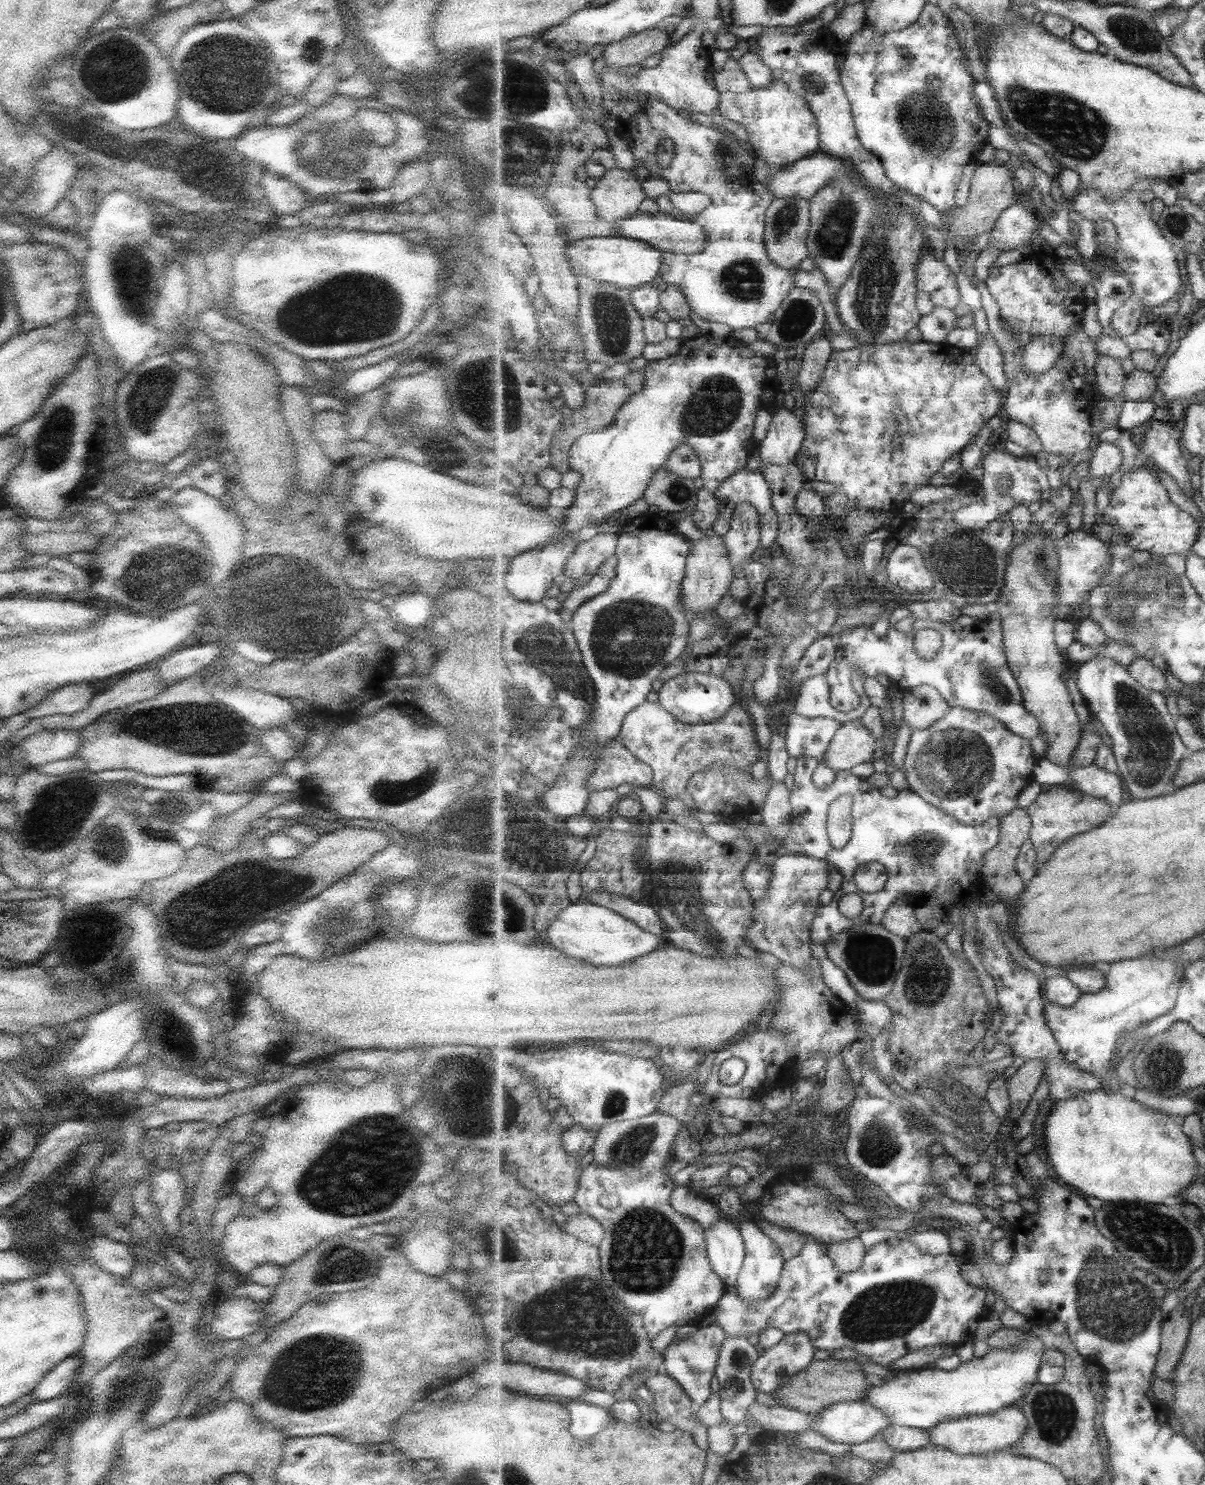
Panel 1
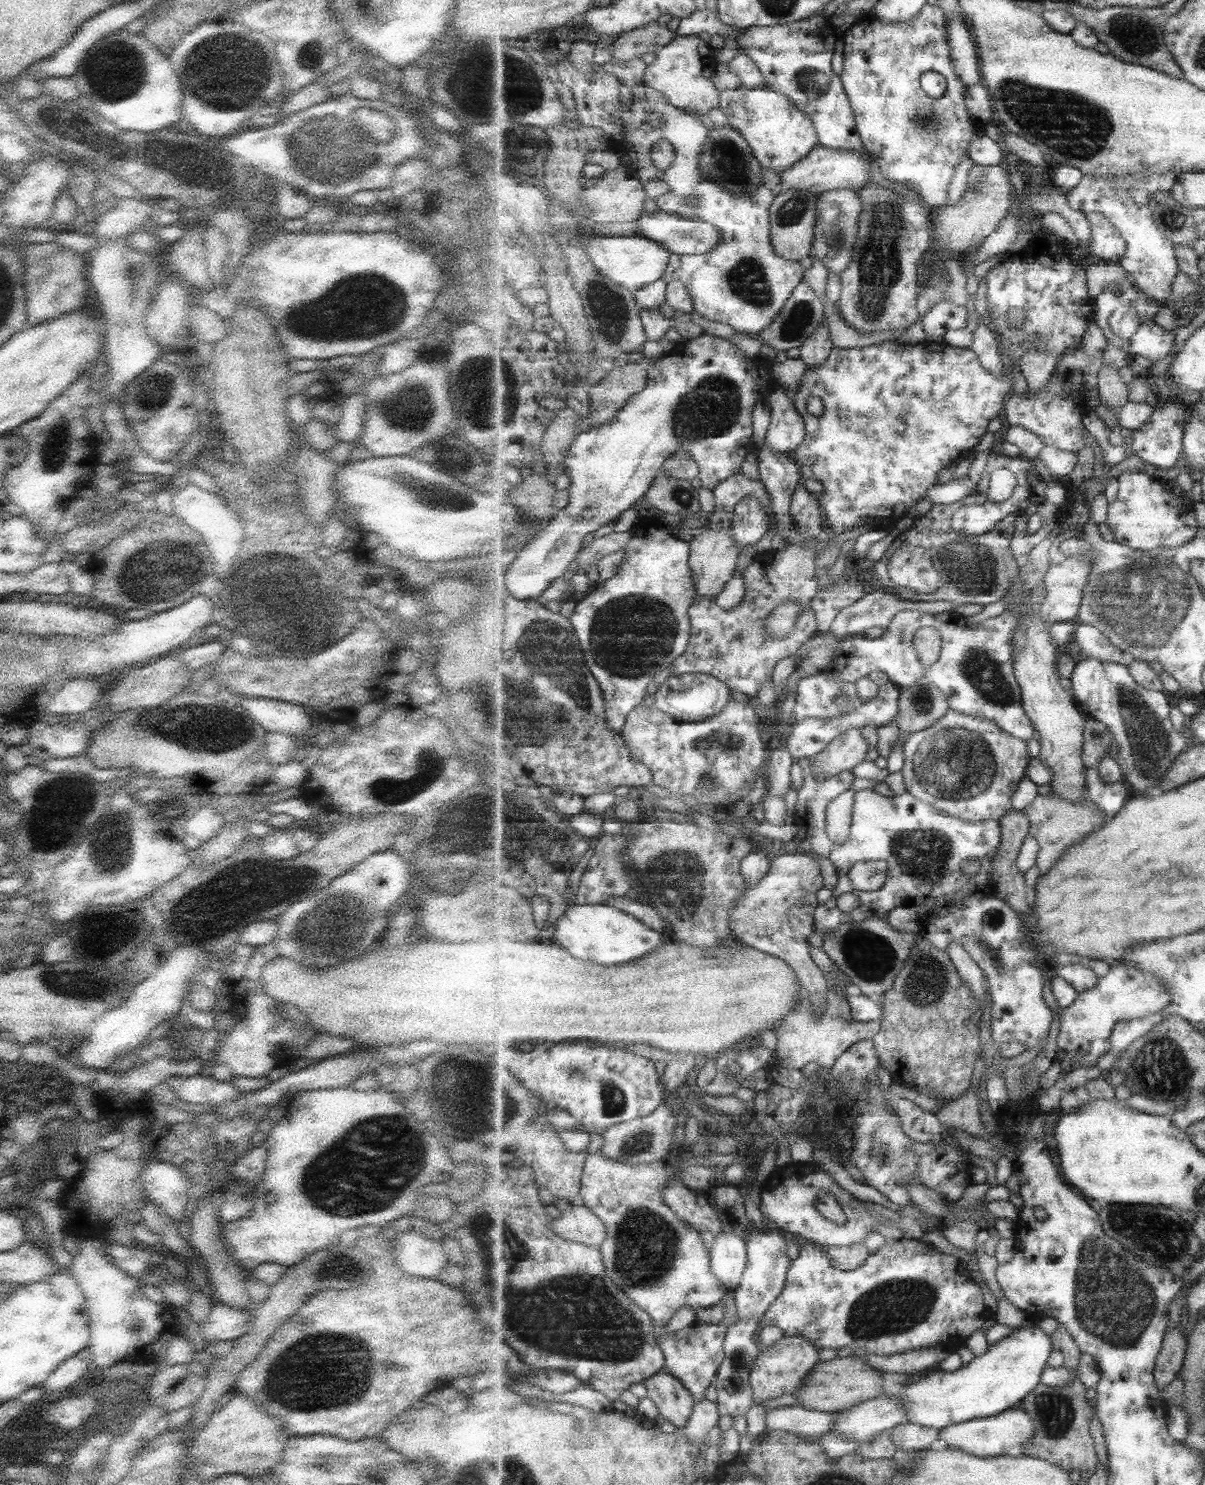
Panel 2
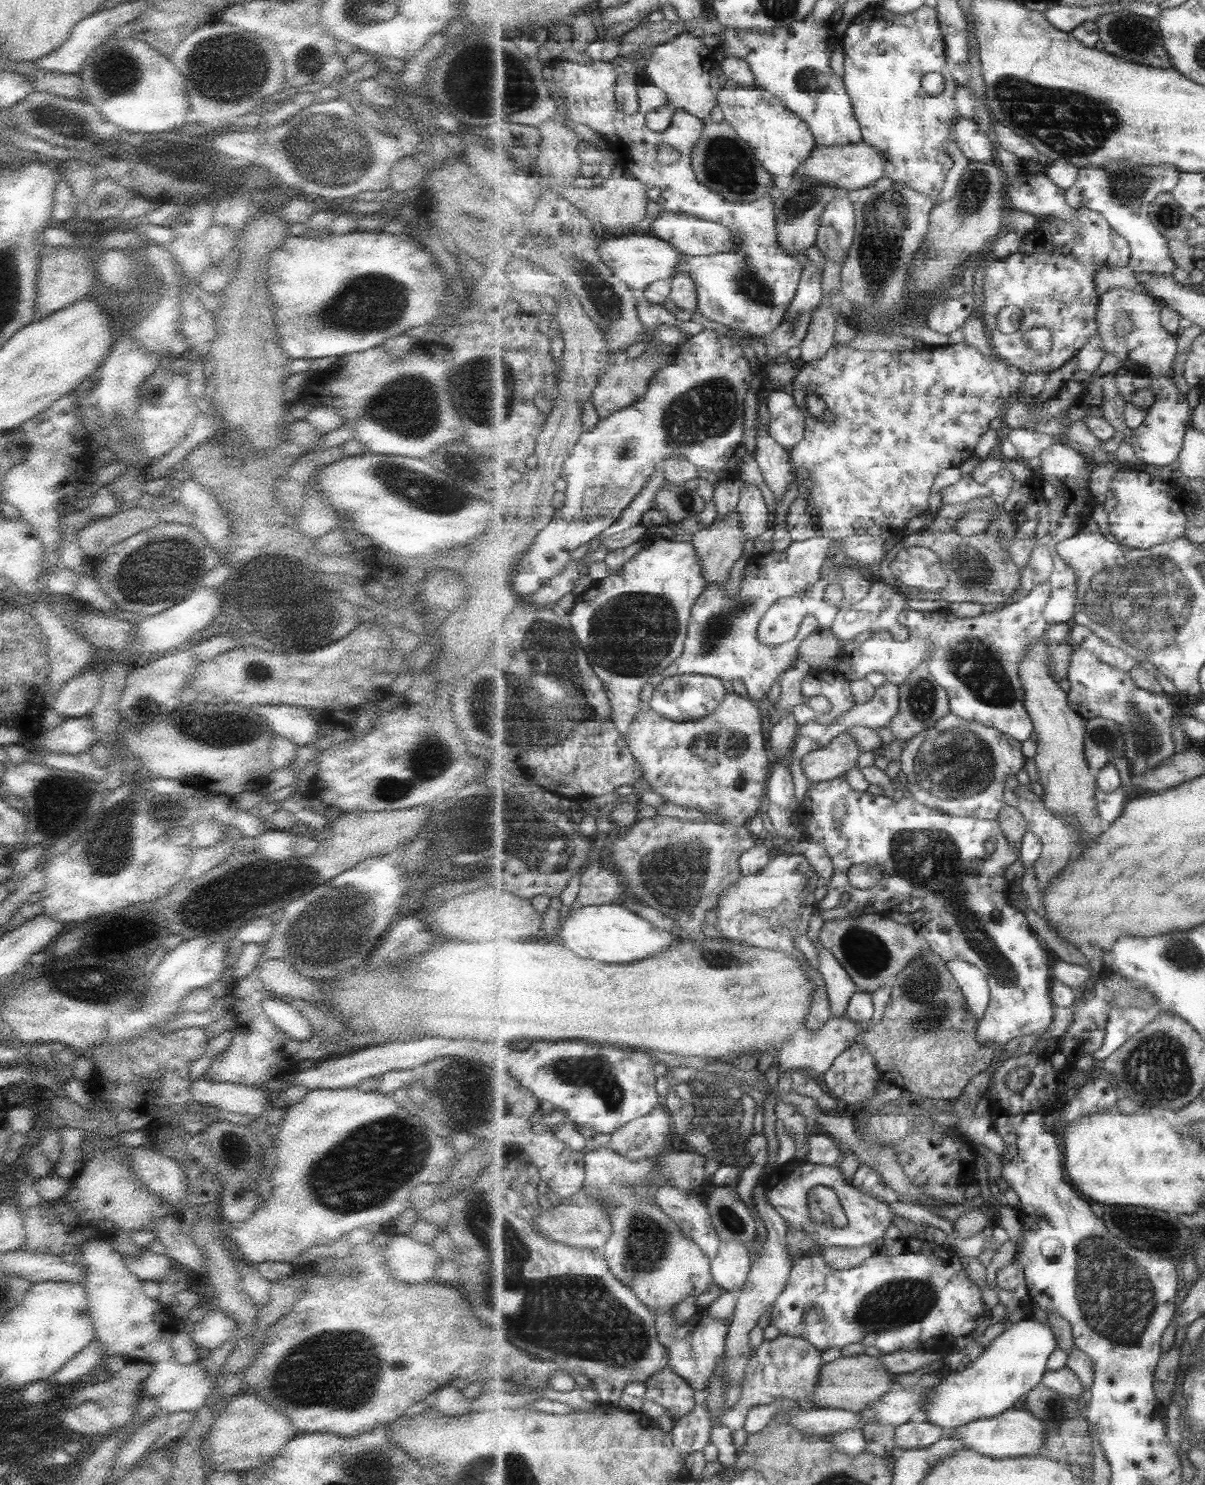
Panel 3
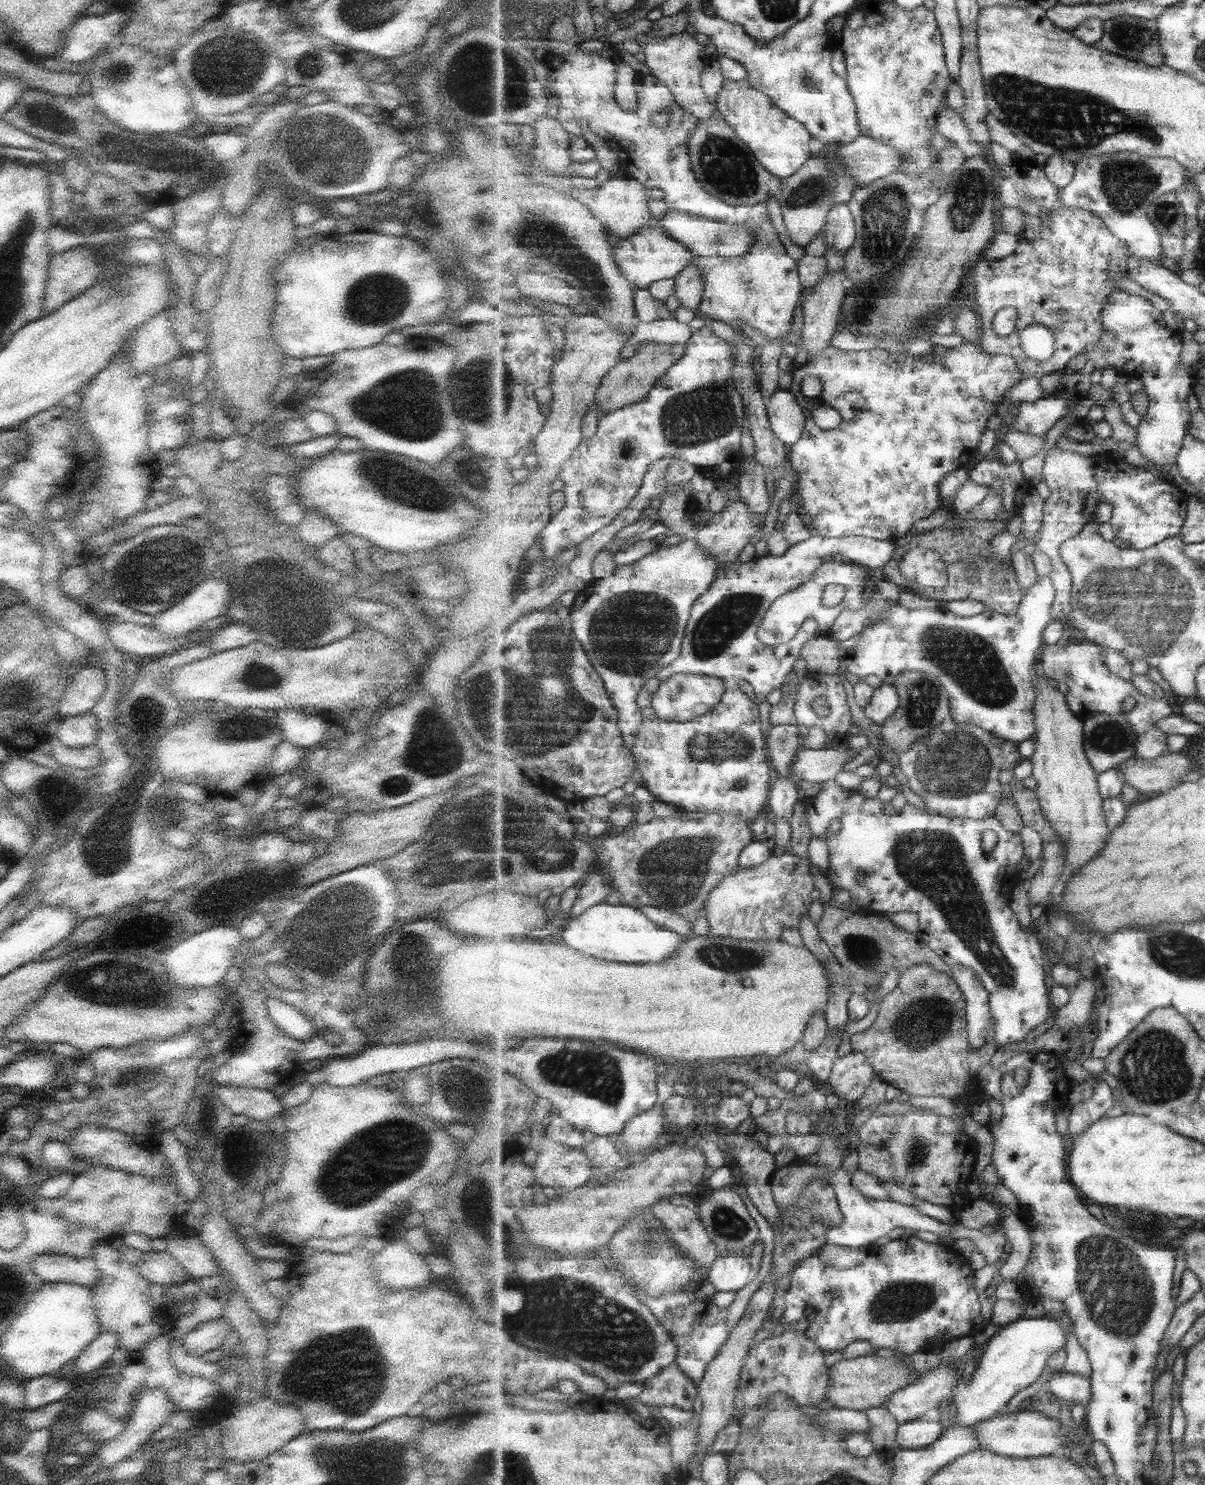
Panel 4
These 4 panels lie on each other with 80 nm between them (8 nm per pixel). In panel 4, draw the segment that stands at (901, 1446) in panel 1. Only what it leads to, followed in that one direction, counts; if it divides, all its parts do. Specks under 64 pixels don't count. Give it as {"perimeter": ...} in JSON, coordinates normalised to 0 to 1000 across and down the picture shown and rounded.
{"perimeter":[[[779,956],[753,957],[745,962],[744,972],[754,976],[768,975],[781,969],[784,962]]]}

